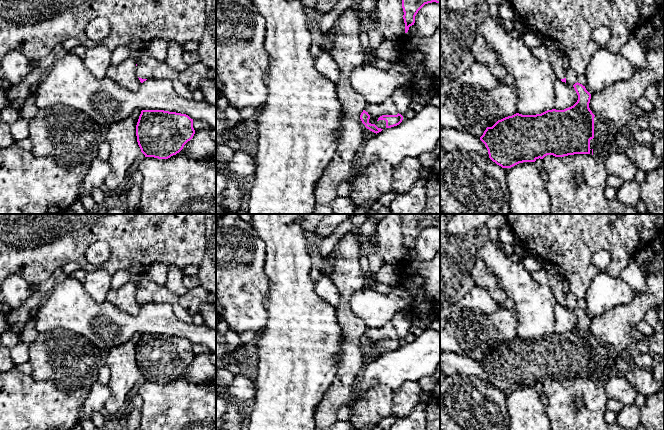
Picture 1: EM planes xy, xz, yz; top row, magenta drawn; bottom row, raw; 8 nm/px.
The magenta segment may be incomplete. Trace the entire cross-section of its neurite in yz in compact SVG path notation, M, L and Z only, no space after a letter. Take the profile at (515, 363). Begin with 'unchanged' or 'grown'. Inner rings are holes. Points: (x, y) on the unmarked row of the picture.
grown; M580 307L573 309L577 319L577 326L564 334L547 334L536 339L522 339L516 337L512 340L498 344L492 351L487 351L480 364L485 368L489 382L502 392L511 392L523 386L535 386L547 379L564 381L574 378L591 378L596 381L605 382L612 376L617 375L616 357L612 353L611 346L600 345L589 332L591 318L585 310Z

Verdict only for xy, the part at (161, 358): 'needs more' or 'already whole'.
already whole

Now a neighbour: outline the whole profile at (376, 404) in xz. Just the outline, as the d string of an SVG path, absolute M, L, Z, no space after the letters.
M376 384L361 398L354 396L348 406L353 410L350 424L355 430L378 425L381 419L391 415L393 391L387 385Z

